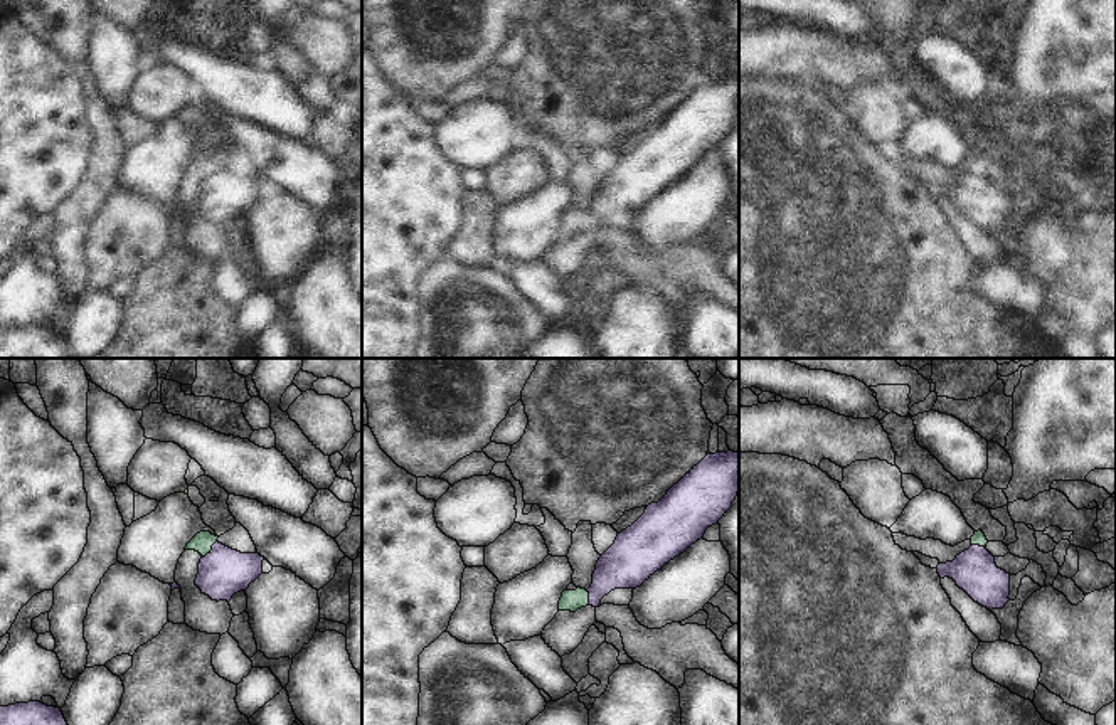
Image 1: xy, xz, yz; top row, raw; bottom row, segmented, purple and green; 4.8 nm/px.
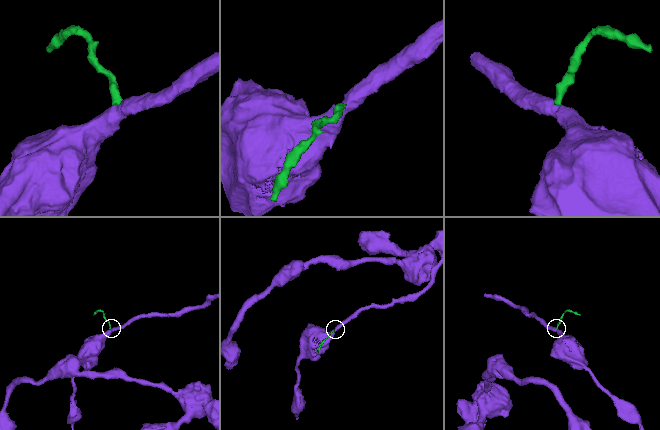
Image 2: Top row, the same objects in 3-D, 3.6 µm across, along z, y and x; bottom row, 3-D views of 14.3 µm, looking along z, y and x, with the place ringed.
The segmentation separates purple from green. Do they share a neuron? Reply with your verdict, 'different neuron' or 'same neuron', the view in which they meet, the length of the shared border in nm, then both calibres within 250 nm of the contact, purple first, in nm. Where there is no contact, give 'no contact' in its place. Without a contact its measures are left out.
different neuron | xy | 110 nm | 240/100 nm

